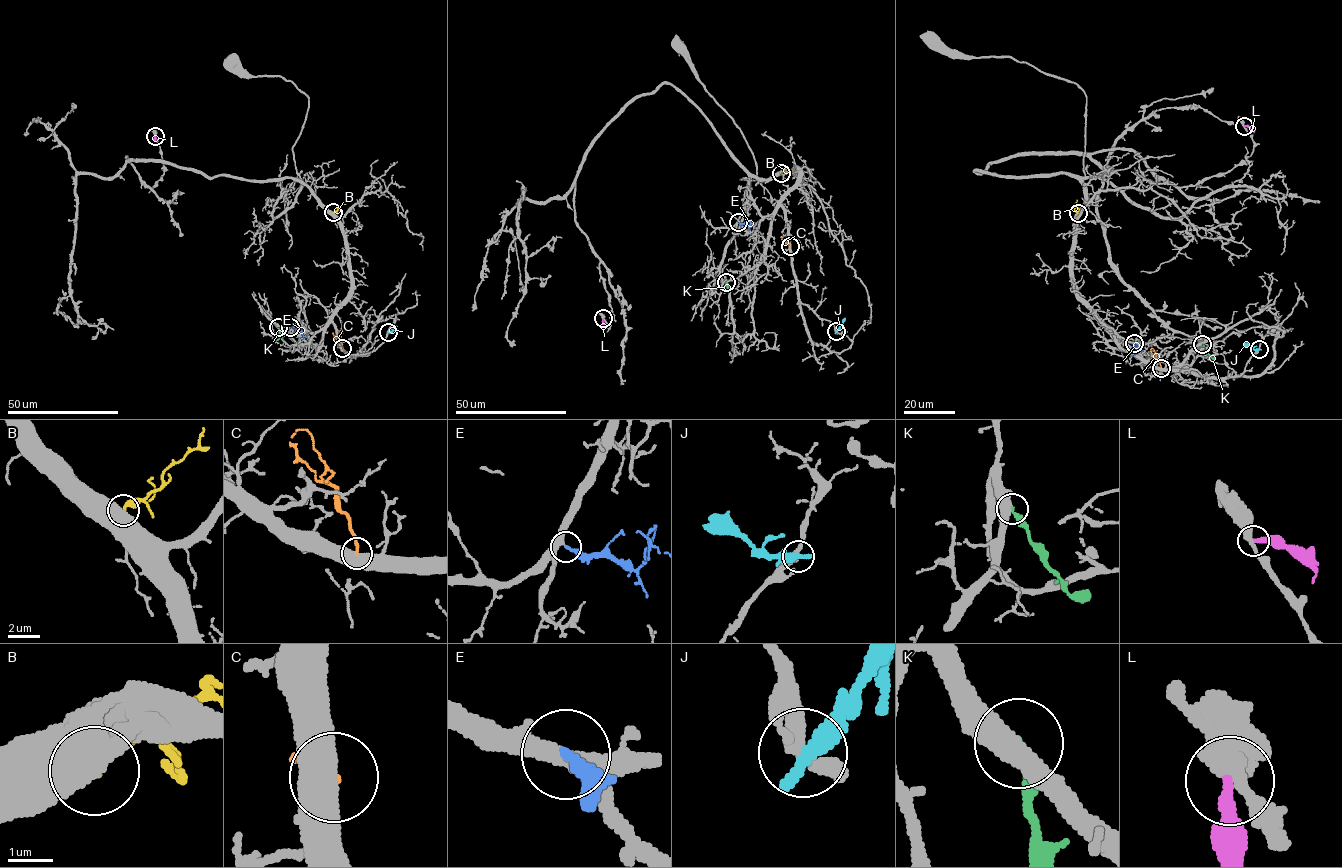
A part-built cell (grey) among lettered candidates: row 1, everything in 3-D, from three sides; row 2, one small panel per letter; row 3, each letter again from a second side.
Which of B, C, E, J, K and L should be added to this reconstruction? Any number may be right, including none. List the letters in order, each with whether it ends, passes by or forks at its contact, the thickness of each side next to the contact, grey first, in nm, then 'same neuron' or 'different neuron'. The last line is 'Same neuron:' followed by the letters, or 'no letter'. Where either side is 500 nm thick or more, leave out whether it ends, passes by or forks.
B: 650 nm thick on the grey side, 280 nm on the other; different neuron
C: 550 nm thick on the grey side, 190 nm on the other; different neuron
E: it ends there; 400 nm thick on the grey side, 240 nm on the other; same neuron
J: it ends there; 380 nm thick on the grey side, 480 nm on the other; different neuron
K: it ends there; 480 nm thick on the grey side, 300 nm on the other; different neuron
L: it ends there; 360 nm thick on the grey side, 300 nm on the other; different neuron
Same neuron: E

